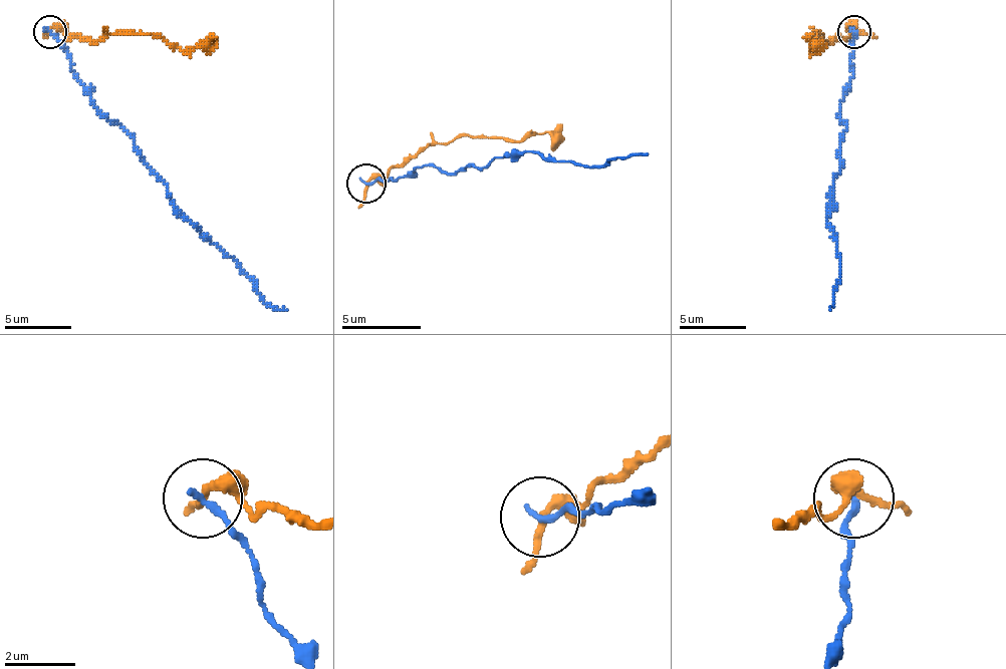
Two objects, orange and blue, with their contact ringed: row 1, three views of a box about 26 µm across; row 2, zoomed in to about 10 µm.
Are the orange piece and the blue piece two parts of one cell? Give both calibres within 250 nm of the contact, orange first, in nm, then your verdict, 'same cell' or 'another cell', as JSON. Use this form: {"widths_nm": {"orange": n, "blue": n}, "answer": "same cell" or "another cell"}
{"widths_nm": {"orange": 220, "blue": 200}, "answer": "another cell"}

